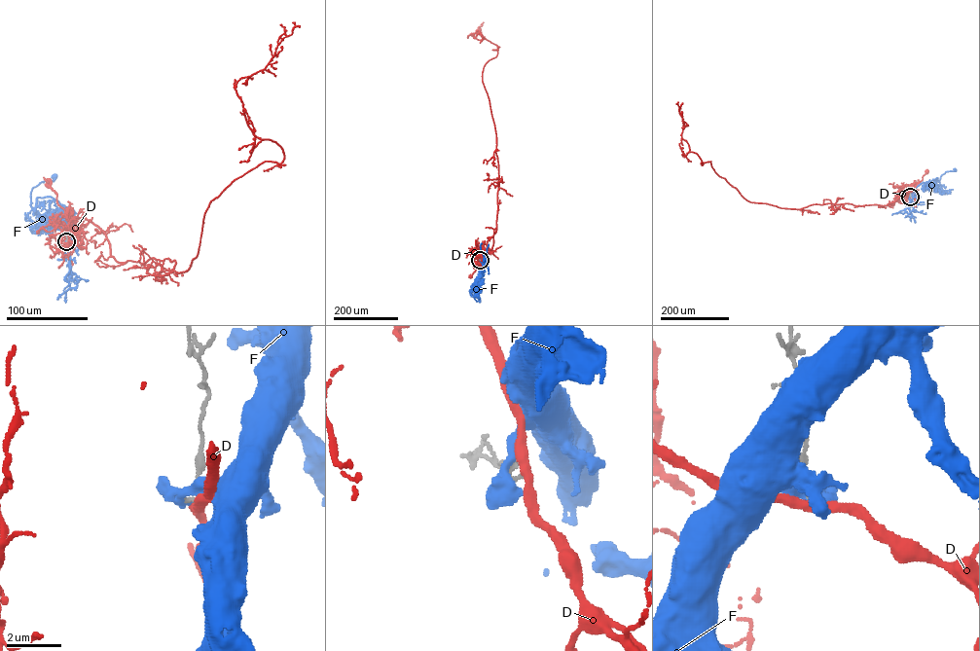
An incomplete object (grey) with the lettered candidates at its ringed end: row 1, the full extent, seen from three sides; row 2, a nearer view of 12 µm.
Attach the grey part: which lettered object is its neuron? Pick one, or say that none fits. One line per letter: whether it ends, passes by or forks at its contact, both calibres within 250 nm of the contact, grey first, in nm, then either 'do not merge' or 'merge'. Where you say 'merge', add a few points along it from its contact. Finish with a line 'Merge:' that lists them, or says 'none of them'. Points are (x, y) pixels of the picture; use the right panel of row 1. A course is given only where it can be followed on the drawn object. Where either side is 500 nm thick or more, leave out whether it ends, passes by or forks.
D: it passes by; 140 nm thick on the grey side, 340 nm on the other; do not merge
F: it passes by; 200 nm thick on the grey side, 440 nm on the other; do not merge
Merge: none of them

